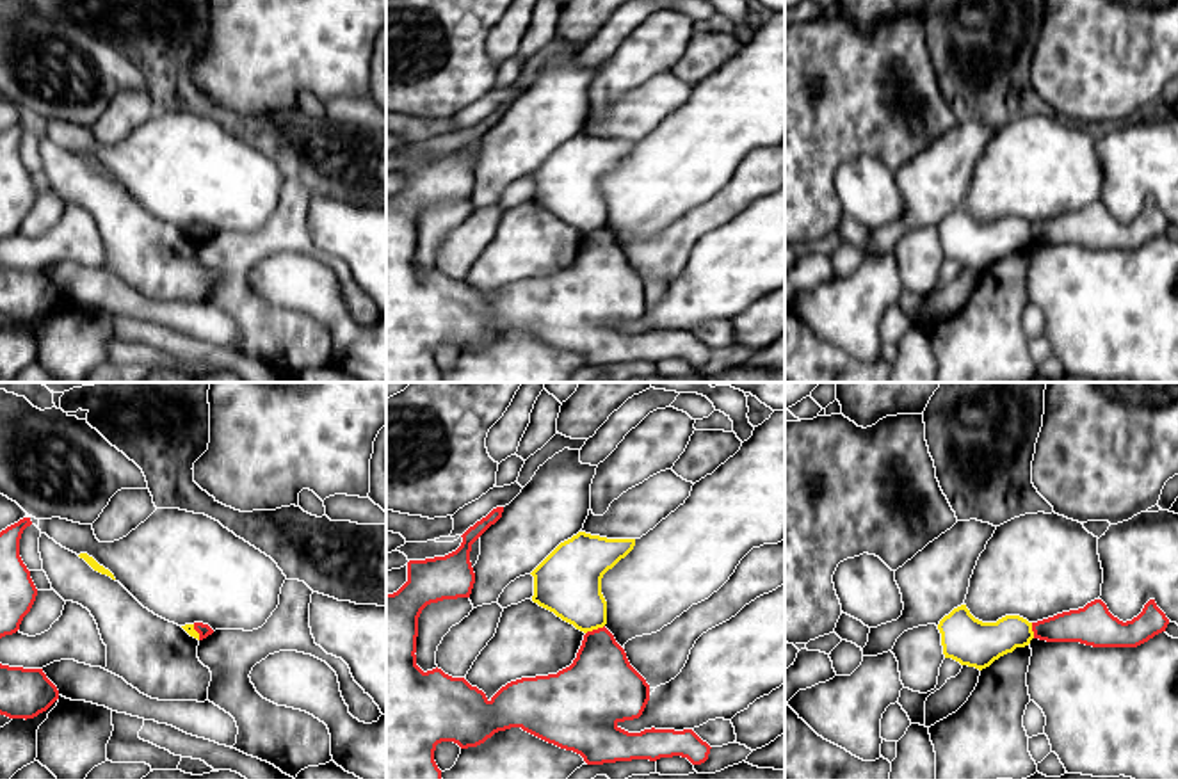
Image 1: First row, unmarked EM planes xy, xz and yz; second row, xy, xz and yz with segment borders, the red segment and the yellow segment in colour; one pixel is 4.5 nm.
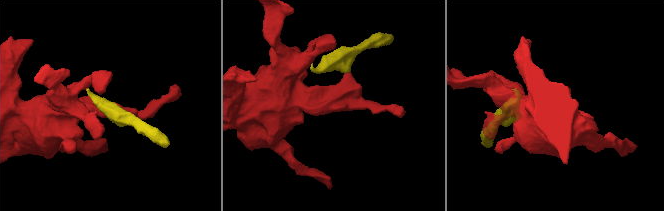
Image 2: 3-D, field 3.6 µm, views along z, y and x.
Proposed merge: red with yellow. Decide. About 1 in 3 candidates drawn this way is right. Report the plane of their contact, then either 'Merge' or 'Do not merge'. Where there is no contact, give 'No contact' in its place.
Touches red in xz. Do not merge

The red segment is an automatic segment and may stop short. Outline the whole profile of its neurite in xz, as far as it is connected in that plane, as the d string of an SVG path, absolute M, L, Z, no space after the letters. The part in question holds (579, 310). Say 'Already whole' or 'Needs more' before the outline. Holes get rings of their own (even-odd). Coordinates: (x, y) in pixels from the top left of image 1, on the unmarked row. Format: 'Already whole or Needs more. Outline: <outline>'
Already whole. Outline: M504 108L493 110L470 128L461 148L445 157L407 164L407 183L386 196L386 382L443 382L434 363L436 347L454 343L461 350L477 349L498 333L523 333L573 352L587 366L682 357L692 366L708 361L710 347L692 331L644 331L628 334L617 325L639 320L650 302L650 286L630 267L625 251L603 228L584 237L573 265L557 276L521 279L502 288L491 301L464 279L452 279L441 270L424 274L416 267L418 219L422 212L443 201L470 199L475 174L470 164L472 146L502 119Z

